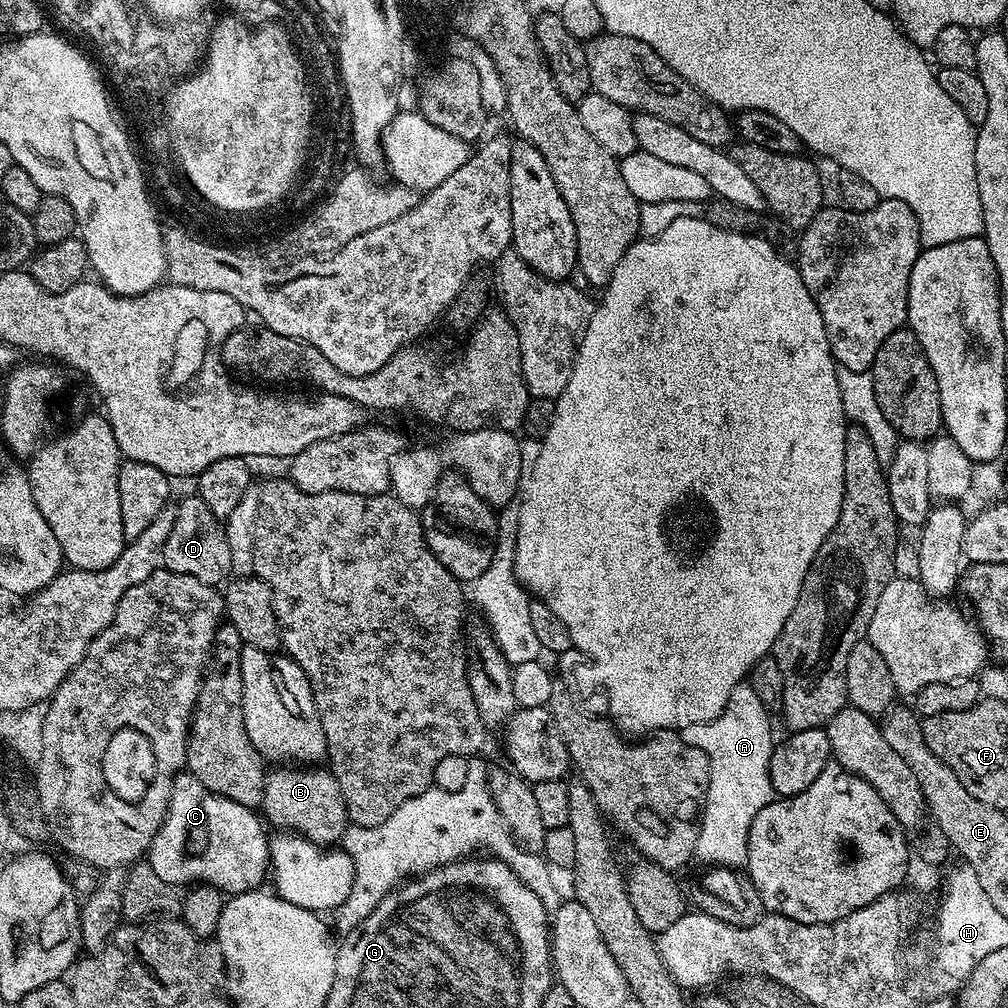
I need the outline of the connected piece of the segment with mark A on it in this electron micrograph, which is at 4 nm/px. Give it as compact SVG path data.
M741 682L734 686L722 714L705 724L691 724L683 729L684 741L690 746L698 746L708 759L710 766L710 782L708 793L704 796L704 811L700 813L700 833L696 848L700 851L701 865L717 868L743 869L748 862L748 835L750 826L758 814L767 804L772 803L774 793L770 782L770 758L774 747L772 740L772 717L758 694L754 692L748 682Z

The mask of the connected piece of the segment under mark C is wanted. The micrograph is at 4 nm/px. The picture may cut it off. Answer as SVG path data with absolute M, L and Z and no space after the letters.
M184 774L177 779L176 786L172 789L168 817L164 819L164 825L158 834L154 834L152 845L146 853L146 861L159 878L173 886L192 886L199 882L204 886L219 888L225 894L250 892L259 889L263 885L260 883L266 880L270 872L270 836L269 833L264 833L264 828L266 829L265 821L253 809L214 794L191 774Z

